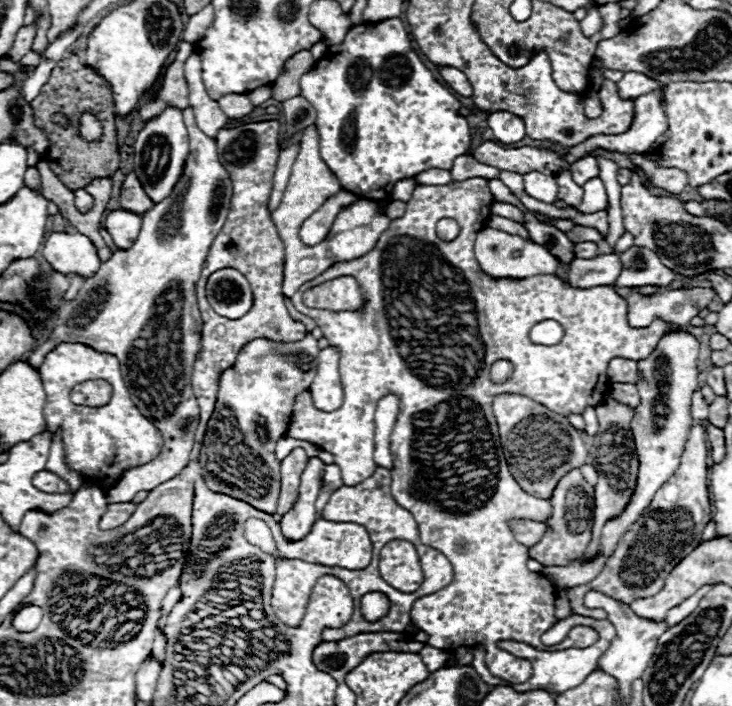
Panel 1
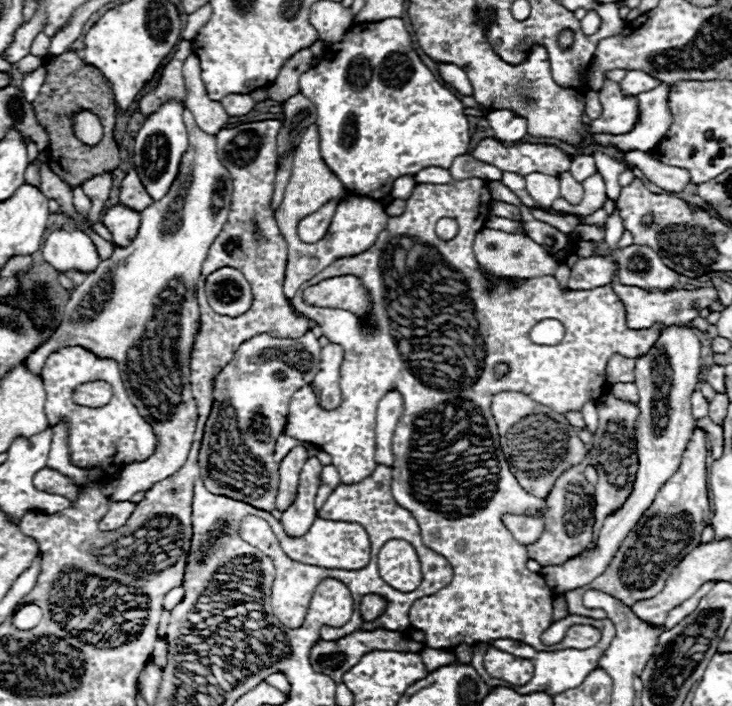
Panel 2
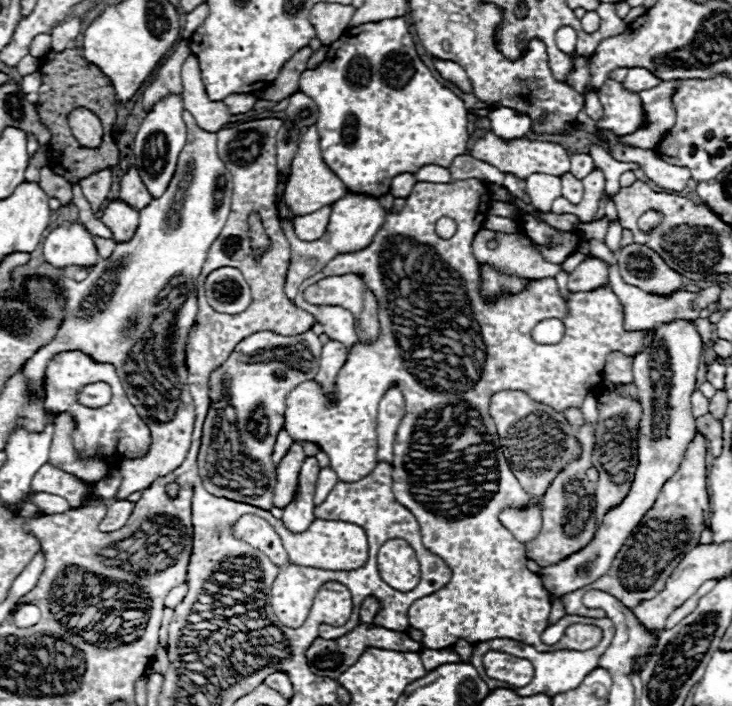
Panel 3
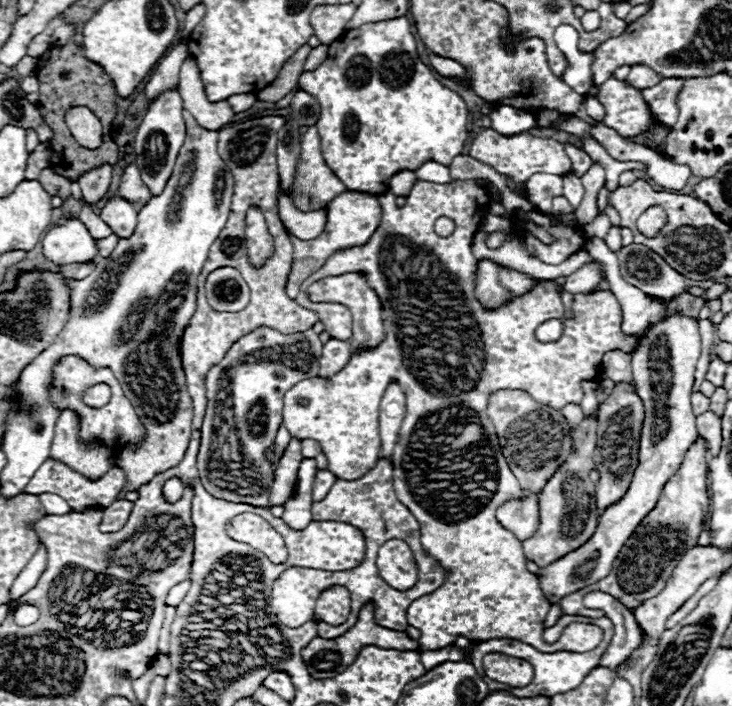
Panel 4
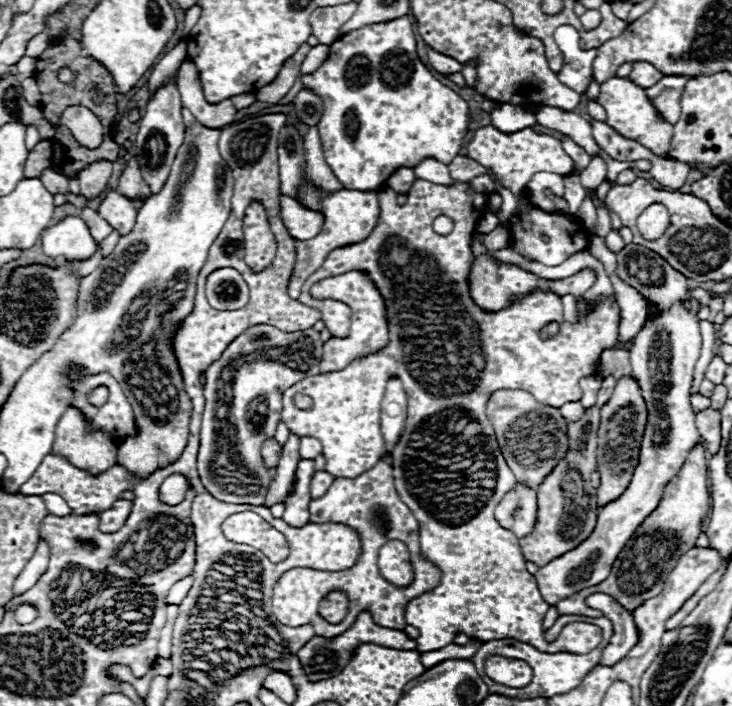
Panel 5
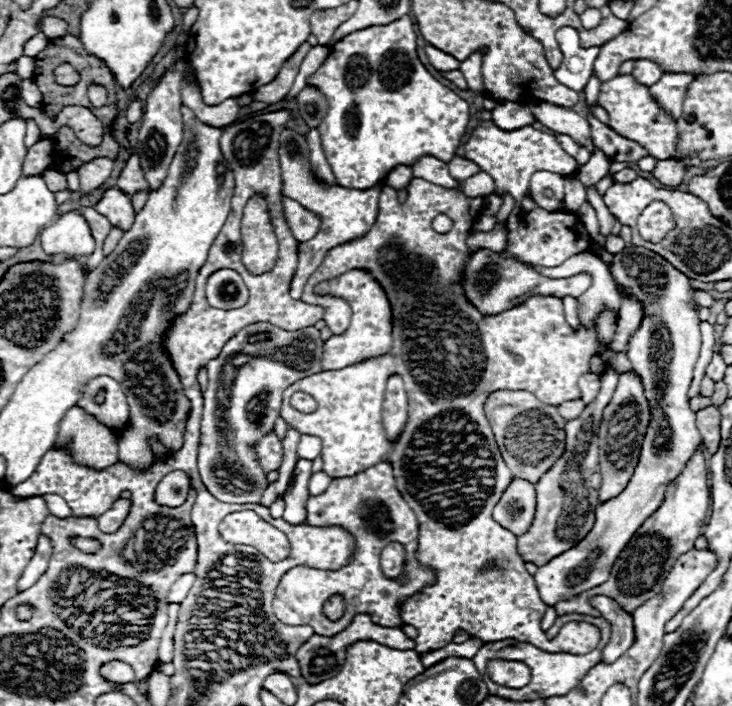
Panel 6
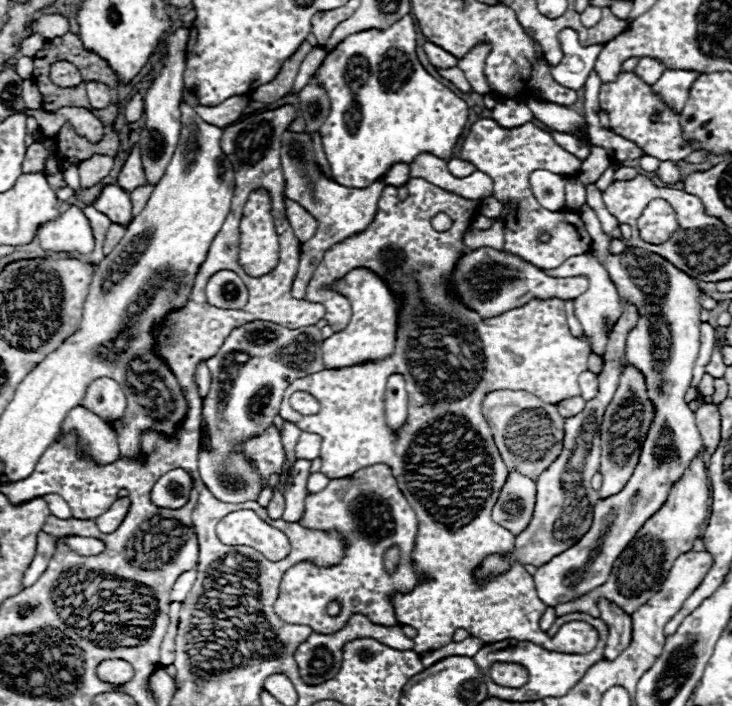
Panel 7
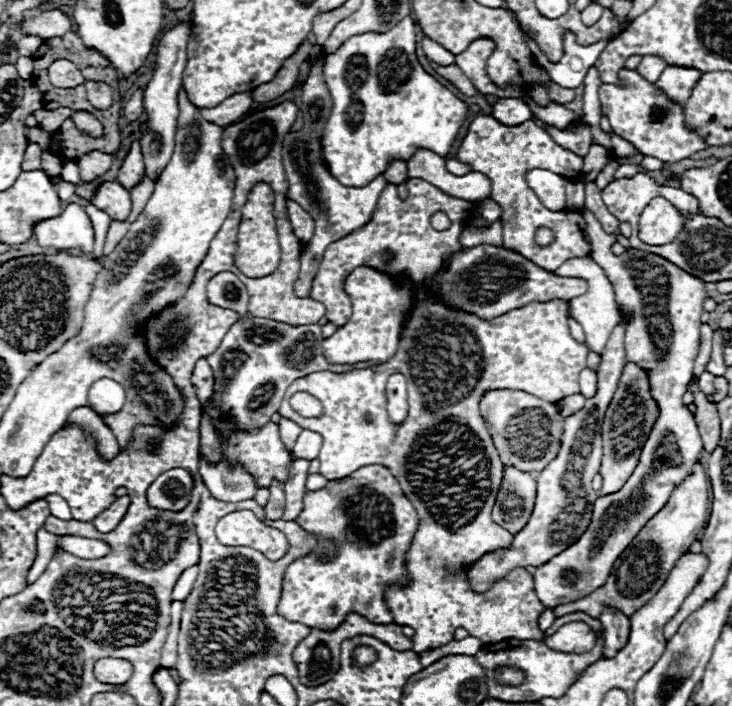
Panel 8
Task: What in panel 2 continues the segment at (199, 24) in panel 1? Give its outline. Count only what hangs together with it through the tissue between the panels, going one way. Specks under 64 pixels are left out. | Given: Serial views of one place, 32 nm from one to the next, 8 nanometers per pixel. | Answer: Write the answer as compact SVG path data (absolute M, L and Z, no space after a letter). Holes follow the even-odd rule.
M206 4L202 10L198 10L198 12L194 12L194 14L190 14L188 16L188 20L186 20L186 26L184 26L184 30L182 30L182 40L188 40L188 42L192 42L198 34L200 34L200 30L206 26L206 22L210 20L210 16L212 16L212 8Z

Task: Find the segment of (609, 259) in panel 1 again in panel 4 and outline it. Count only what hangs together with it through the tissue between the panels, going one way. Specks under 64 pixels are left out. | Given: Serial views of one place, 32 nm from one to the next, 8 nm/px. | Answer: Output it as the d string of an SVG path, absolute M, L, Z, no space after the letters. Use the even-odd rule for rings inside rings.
M590 262L584 264L582 268L578 268L572 276L566 278L564 290L570 294L578 294L578 292L590 292L592 288L598 286L598 282L604 276L604 268L600 262Z

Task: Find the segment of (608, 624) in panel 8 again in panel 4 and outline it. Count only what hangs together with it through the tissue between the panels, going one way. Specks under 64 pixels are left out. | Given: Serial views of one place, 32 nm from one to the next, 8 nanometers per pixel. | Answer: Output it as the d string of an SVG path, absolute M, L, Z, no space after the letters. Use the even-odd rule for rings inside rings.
M590 592L590 594L586 594L584 596L584 606L604 610L606 618L612 620L614 636L612 636L610 646L602 654L600 666L616 670L638 648L638 642L644 640L644 632L638 626L632 610L624 608L622 604L618 604L618 600L614 600L614 596L610 596L606 592Z

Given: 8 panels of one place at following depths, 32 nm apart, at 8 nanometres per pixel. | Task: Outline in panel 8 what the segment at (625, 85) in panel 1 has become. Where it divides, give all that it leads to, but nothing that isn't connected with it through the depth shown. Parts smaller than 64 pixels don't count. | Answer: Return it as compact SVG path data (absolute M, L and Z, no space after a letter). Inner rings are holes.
M644 56L642 62L636 66L638 74L642 78L650 80L652 84L654 84L654 80L658 80L658 76L664 72L664 68L666 68L666 62L662 58L658 58L658 56Z

